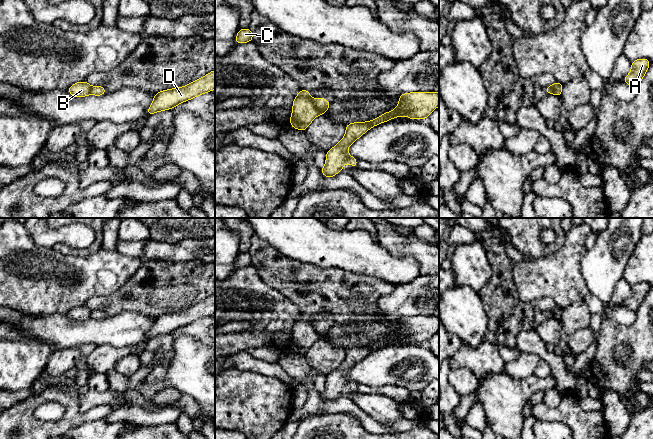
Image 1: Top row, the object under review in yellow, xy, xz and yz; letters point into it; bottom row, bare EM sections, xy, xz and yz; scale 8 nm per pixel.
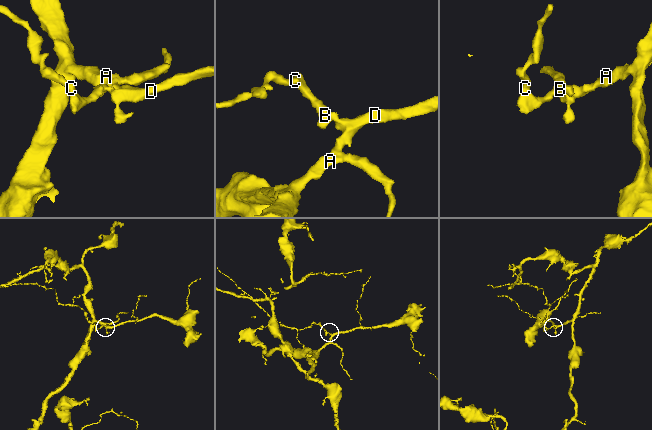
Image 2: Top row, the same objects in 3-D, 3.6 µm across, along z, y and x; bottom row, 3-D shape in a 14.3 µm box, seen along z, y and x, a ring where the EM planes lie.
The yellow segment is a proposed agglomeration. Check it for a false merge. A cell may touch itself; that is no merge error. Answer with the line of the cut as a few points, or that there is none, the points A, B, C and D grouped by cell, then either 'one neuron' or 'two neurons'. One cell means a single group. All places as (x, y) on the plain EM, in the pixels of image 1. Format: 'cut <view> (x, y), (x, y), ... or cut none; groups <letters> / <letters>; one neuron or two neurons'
cut xz (312, 324), (321, 337); groups A D / B C; two neurons

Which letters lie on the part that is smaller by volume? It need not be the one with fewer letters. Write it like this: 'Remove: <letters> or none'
Remove: B, C

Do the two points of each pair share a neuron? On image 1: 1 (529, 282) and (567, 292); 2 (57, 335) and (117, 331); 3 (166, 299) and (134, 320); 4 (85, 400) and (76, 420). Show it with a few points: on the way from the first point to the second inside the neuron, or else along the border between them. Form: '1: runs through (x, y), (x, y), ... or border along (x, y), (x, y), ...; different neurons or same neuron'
1: runs through (538, 282), (558, 283); same neuron
2: runs through (72, 333), (102, 332); same neuron
3: border along (118, 314), (123, 311), (138, 311), (153, 318); different neurons
4: border along (78, 395), (78, 407), (81, 411), (103, 404); different neurons

